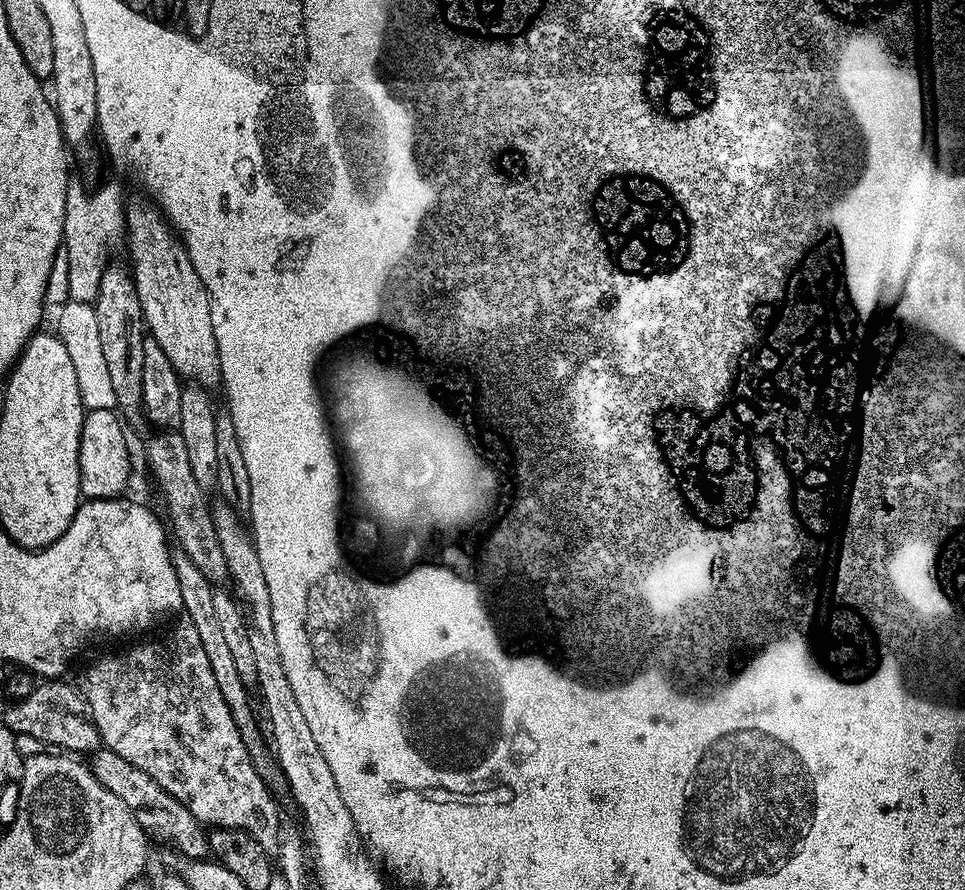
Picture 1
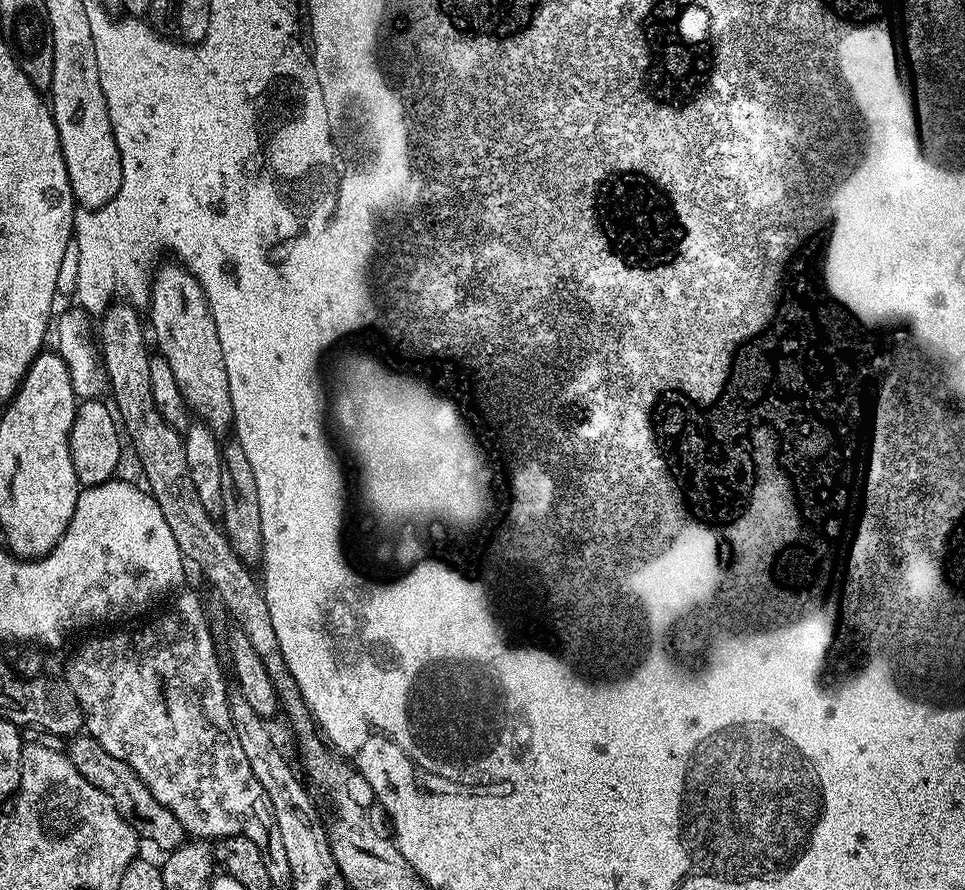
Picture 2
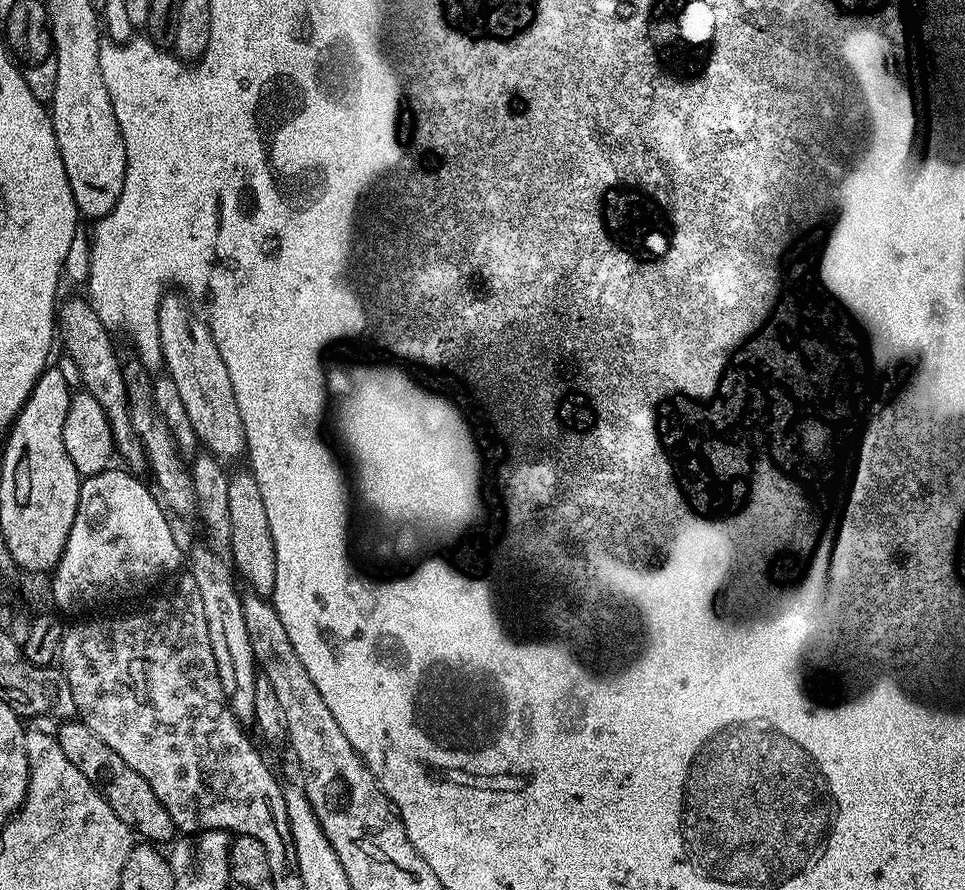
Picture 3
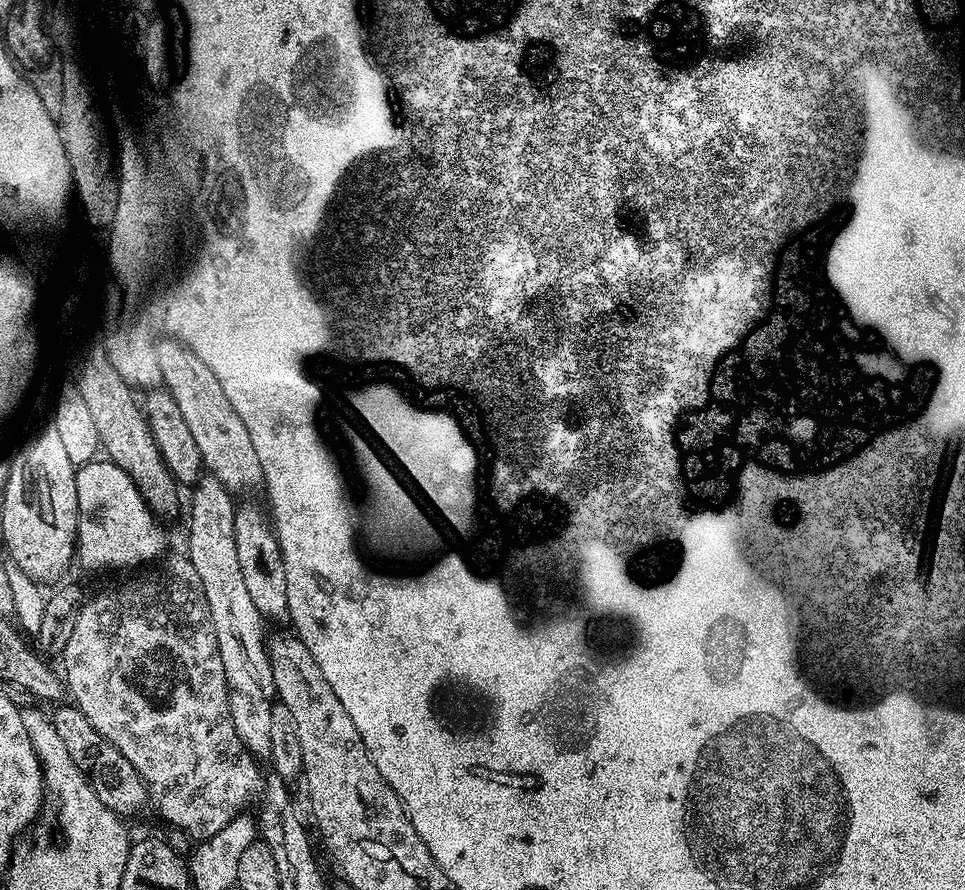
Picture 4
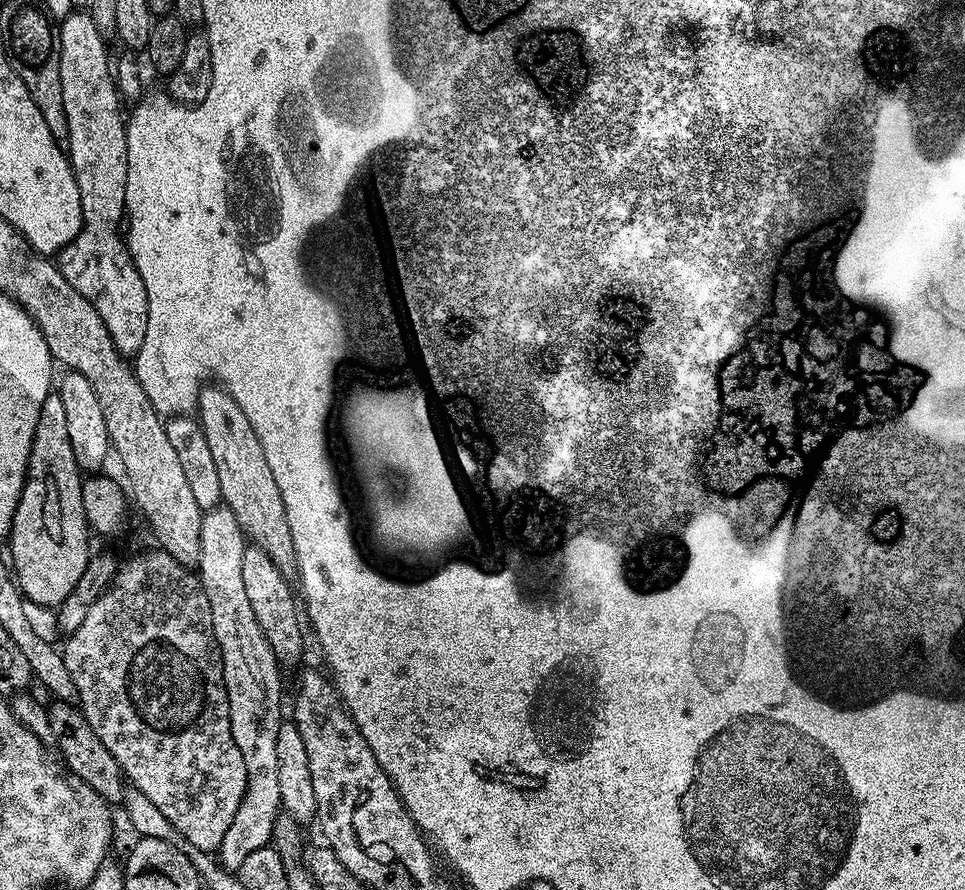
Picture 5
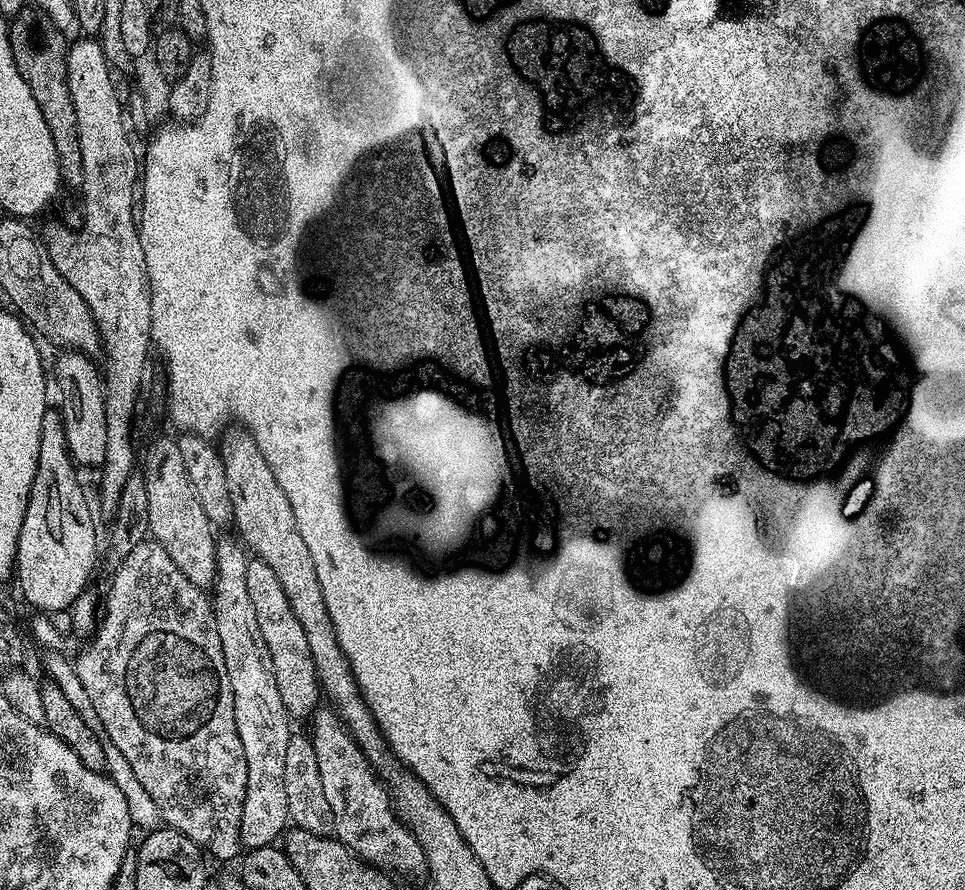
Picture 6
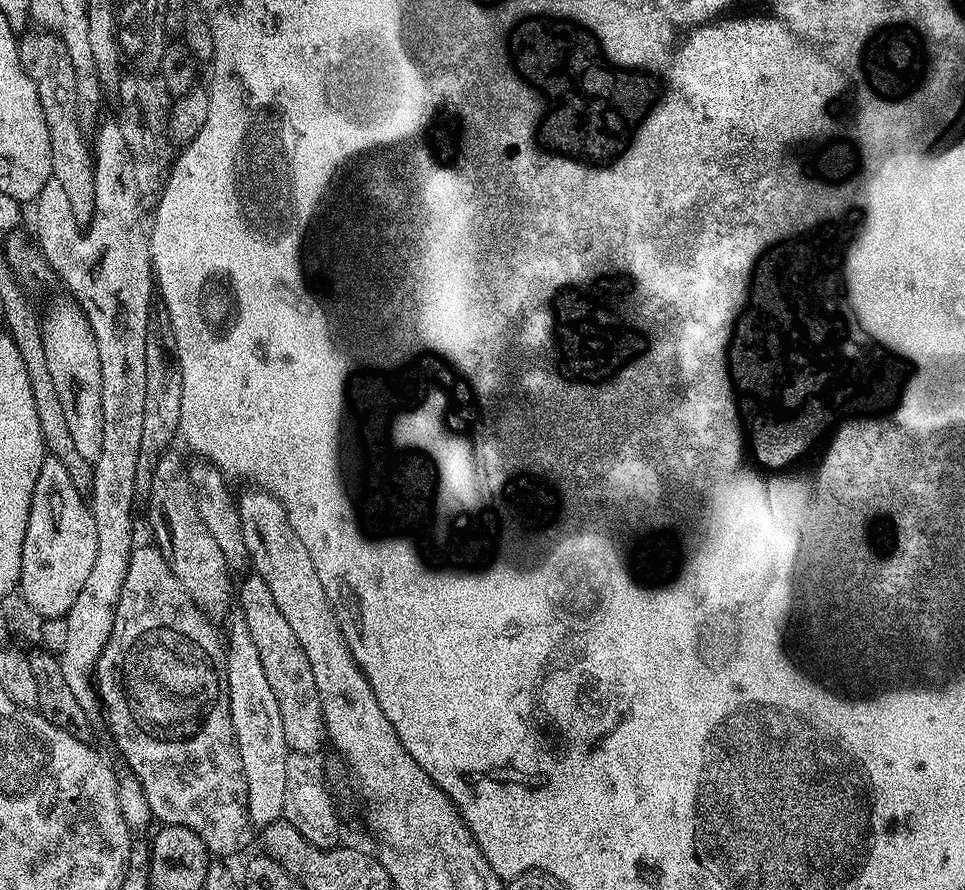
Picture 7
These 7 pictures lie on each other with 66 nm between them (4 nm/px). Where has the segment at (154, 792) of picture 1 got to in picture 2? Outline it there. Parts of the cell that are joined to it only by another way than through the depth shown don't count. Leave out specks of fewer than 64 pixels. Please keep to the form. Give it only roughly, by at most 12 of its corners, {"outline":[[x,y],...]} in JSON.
{"outline":[[87,734],[66,754],[114,802],[141,841],[164,854],[185,843],[182,822],[122,758]]}

